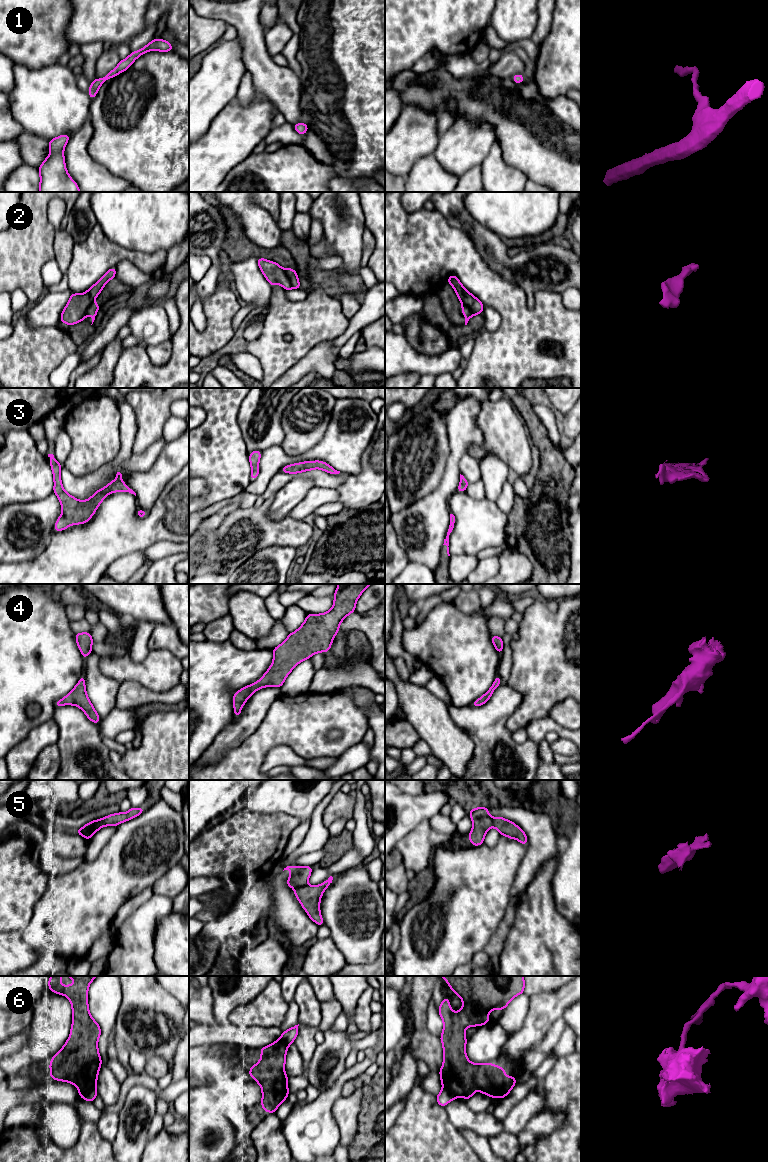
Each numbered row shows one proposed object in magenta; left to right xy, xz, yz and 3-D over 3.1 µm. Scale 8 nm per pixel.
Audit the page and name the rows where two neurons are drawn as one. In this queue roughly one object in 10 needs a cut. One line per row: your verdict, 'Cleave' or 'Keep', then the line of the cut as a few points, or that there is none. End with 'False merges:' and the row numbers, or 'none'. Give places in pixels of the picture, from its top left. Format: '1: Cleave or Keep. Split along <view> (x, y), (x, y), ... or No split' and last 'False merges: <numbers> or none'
1: Keep. No split
2: Cleave. Split along xz (284, 269), (293, 287)
3: Keep. No split
4: Keep. No split
5: Cleave. Split along xz (307, 884), (295, 889)
6: Cleave. Split along xy (95, 1087), (83, 1098)
False merges: 2, 5, 6

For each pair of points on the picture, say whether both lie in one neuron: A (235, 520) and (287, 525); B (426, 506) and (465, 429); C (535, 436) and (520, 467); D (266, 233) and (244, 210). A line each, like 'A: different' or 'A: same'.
A: same
B: same
C: different
D: same

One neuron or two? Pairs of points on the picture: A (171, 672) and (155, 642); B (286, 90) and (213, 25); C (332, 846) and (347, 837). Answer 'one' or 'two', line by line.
A: two
B: two
C: one

